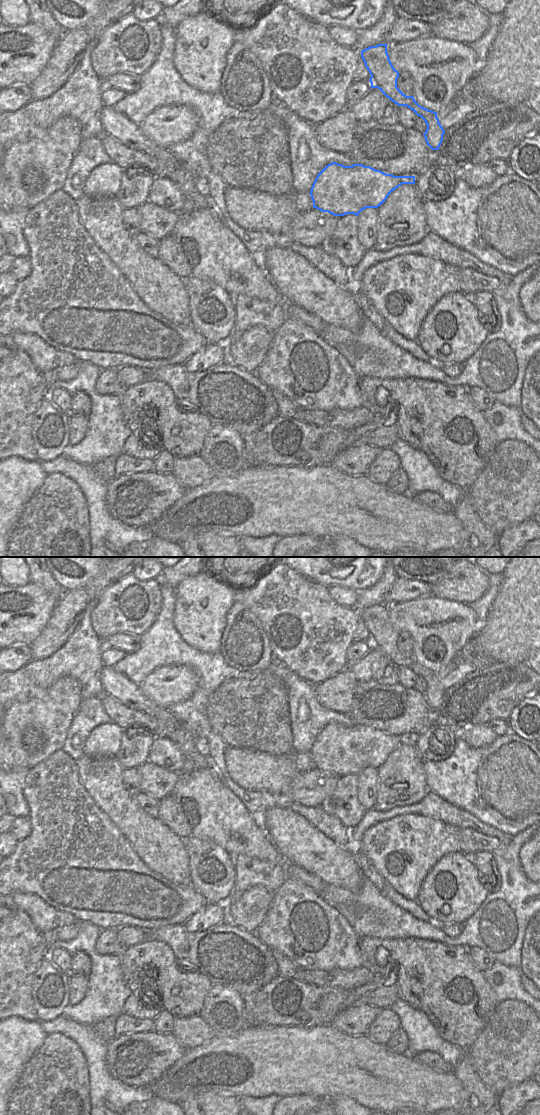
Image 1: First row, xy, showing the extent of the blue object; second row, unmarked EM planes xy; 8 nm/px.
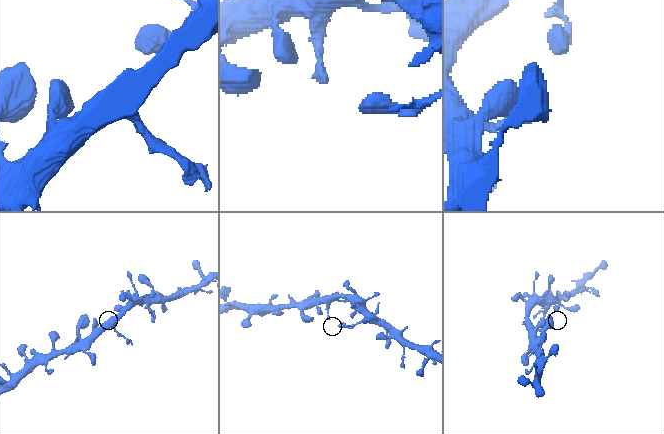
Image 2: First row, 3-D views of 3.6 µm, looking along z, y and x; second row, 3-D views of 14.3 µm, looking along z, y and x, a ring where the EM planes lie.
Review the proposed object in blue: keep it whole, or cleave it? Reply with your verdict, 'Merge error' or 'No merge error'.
No merge error

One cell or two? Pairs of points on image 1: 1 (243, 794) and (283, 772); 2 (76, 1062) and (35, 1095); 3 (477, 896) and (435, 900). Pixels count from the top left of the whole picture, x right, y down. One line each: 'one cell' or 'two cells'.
1: two cells
2: one cell
3: one cell

